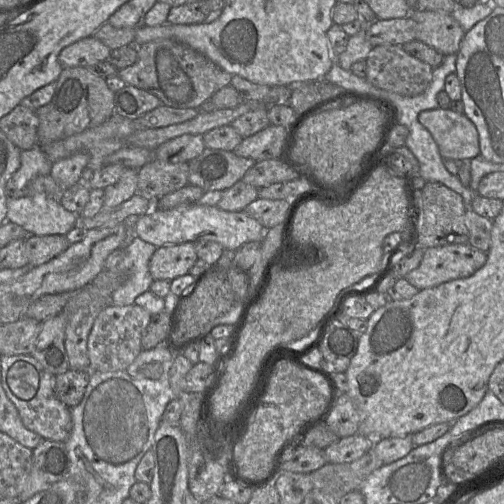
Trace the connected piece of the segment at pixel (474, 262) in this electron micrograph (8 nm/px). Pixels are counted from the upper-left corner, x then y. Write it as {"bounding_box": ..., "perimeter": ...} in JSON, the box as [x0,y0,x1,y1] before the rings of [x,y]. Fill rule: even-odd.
{"bounding_box":[405,244,487,291],"perimeter":[[[453,244],[423,249],[420,265],[405,279],[419,291],[472,276],[487,261],[487,252],[470,244]]]}

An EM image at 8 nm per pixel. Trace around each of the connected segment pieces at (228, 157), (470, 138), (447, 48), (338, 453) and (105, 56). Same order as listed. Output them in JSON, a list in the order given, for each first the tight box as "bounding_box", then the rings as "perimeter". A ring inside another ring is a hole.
[{"bounding_box":[189,148,257,191],"perimeter":[[[206,148],[189,162],[189,184],[208,191],[225,191],[242,180],[246,172],[257,163],[240,157],[233,151]]]},{"bounding_box":[418,108,480,161],"perimeter":[[[437,108],[422,111],[418,119],[433,136],[443,158],[470,161],[480,155],[477,128],[464,113]]]},{"bounding_box":[407,8,465,56],"perimeter":[[[412,8],[407,17],[417,24],[417,38],[444,56],[457,54],[465,31],[451,13]]]},{"bounding_box":[324,434,375,464],"perimeter":[[[354,434],[340,438],[324,449],[327,463],[341,464],[353,462],[373,449],[375,439]]]},{"bounding_box":[58,36,112,67],"perimeter":[[[94,36],[85,37],[62,49],[58,60],[65,67],[90,67],[108,60],[112,50]]]}]

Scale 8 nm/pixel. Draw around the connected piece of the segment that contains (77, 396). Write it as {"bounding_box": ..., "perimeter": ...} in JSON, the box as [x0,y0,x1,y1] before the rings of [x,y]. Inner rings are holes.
{"bounding_box":[54,369,89,408],"perimeter":[[[68,369],[56,375],[54,378],[56,397],[69,408],[78,405],[83,398],[89,378],[89,370]]]}

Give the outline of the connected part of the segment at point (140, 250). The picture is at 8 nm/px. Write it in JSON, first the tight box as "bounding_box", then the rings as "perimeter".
{"bounding_box":[109,235,157,306],"perimeter":[[[134,235],[131,243],[124,248],[124,257],[115,268],[109,270],[126,273],[124,283],[112,293],[112,305],[126,306],[135,303],[140,294],[150,290],[154,281],[149,262],[157,247]]]}

